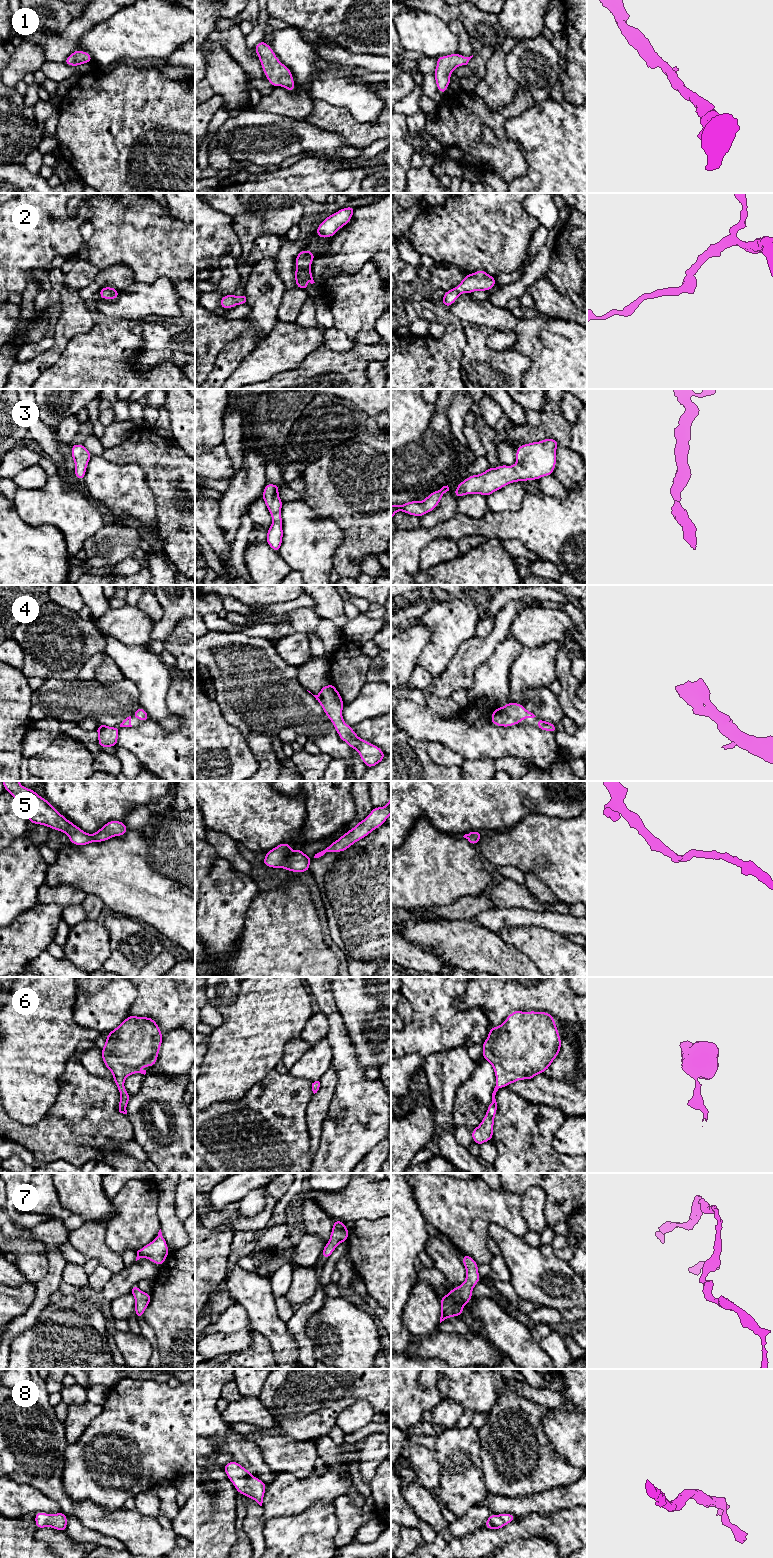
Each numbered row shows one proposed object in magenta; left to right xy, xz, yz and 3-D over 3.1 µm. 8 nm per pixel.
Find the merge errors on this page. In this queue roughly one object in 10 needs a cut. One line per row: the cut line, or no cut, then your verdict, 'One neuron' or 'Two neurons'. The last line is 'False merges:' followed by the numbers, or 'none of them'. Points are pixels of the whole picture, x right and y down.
1: No split. One neuron
2: No split. One neuron
3: No split. One neuron
4: No split. One neuron
5: No split. One neuron
6: No split. One neuron
7: No split. One neuron
8: No split. One neuron
False merges: none of them

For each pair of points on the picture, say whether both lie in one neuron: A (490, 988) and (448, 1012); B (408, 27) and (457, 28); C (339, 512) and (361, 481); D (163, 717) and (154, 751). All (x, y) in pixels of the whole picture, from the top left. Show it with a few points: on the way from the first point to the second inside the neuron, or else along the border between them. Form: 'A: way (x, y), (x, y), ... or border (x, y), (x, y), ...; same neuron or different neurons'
A: border (454, 1001), (454, 1004), (462, 1009), (480, 1009); different neurons
B: border (448, 25), (458, 40), (458, 49), (456, 51); different neurons
C: way (347, 504), (361, 489); same neuron
D: border (149, 718), (168, 731), (173, 731), (182, 722); different neurons

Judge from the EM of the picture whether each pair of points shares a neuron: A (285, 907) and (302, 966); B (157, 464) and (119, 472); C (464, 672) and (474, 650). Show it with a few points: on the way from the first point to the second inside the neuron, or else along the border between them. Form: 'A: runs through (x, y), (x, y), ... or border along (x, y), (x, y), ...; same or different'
A: runs through (285, 922), (285, 949), (287, 951); same
B: border along (117, 464), (136, 464), (151, 489); different
C: runs through (464, 667), (466, 660), (471, 655); same

